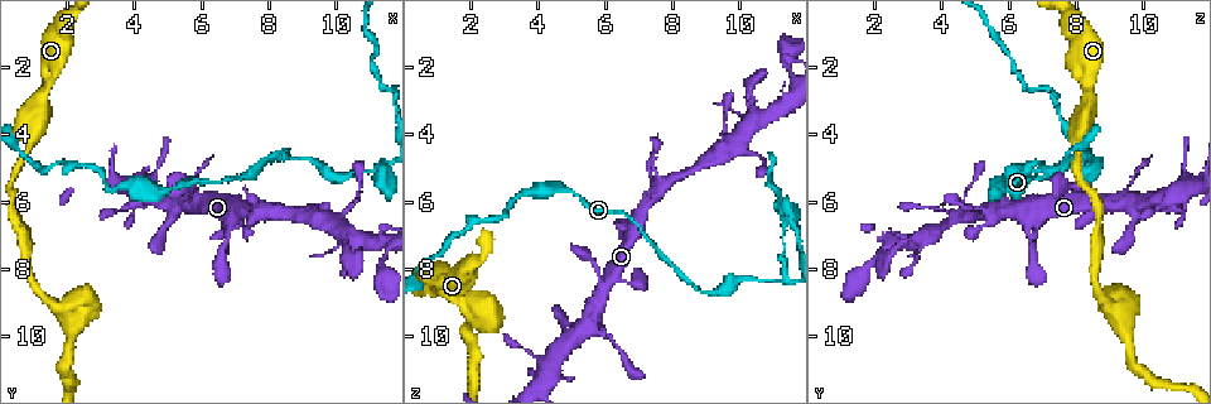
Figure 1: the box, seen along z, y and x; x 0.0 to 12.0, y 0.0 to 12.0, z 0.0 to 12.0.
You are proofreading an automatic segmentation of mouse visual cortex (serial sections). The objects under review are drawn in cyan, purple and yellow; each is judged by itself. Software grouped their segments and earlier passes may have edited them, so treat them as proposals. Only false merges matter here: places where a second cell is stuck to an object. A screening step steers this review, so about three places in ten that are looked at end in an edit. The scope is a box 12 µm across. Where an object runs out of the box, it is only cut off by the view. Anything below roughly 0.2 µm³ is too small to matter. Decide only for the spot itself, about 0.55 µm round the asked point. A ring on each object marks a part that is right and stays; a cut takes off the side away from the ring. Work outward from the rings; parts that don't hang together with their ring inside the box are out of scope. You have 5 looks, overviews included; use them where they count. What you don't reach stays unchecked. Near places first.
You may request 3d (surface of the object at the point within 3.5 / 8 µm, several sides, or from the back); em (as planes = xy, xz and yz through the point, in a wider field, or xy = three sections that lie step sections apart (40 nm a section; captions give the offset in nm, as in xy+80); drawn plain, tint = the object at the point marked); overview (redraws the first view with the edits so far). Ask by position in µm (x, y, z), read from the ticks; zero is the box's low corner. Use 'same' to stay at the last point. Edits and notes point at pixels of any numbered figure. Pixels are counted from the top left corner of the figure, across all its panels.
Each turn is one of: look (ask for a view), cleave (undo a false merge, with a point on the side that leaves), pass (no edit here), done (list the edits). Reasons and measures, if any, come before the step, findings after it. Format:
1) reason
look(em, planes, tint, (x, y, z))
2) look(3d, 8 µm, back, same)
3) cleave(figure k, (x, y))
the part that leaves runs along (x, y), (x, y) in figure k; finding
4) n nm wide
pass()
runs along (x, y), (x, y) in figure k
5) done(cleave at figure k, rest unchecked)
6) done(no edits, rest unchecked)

abrupt turn
look(3d, 3.5 µm, (1.9, 9.2, 9.2))

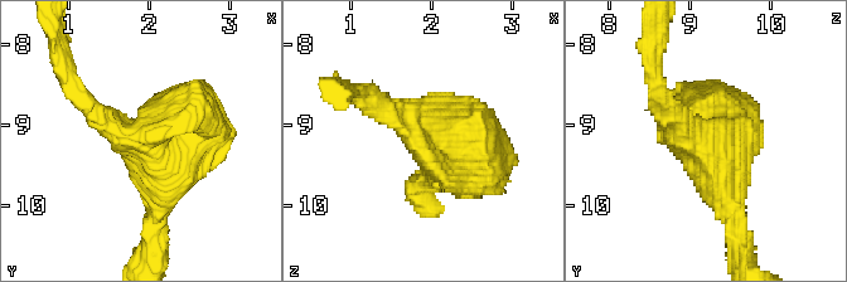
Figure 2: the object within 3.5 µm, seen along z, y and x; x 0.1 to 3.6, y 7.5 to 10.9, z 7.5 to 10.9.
look(em, xy, step 3, tint, (1.90, 9.20, 9.10))

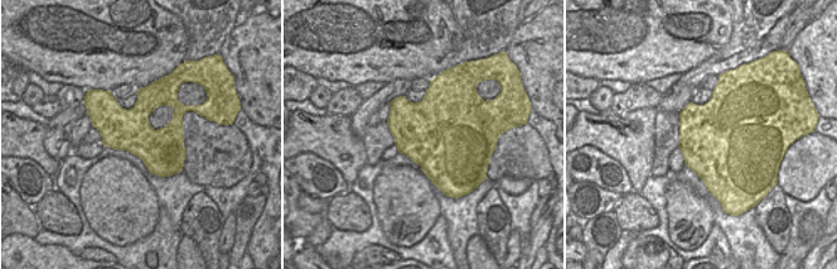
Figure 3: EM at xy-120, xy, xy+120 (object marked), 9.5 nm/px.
pass()
runs along (672, 117), (710, 151), (739, 237) in figure 2; continuous, no second cell

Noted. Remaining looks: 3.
sharp bend
look(3d, 3.5 µm, (3.2, 5.6, 6.0))

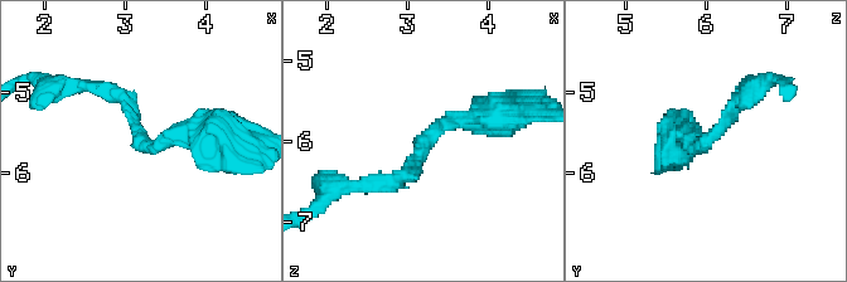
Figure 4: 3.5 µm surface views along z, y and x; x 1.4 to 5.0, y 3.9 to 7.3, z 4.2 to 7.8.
arms of 150, 450 nm; now the EM
look(em, xy, step 2, tint, (3.25, 5.65, 6.00))

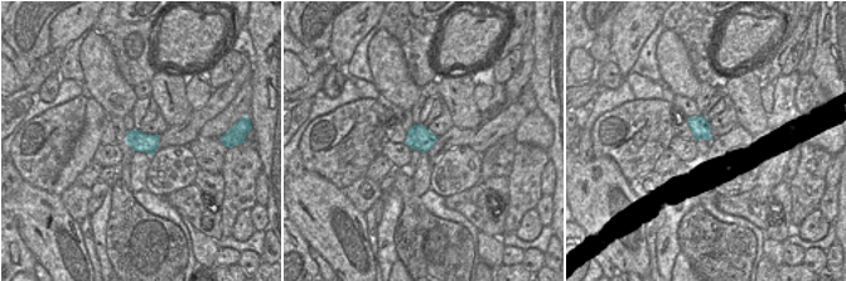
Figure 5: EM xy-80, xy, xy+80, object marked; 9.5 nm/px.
another direction
look(em, planes, tint, same)

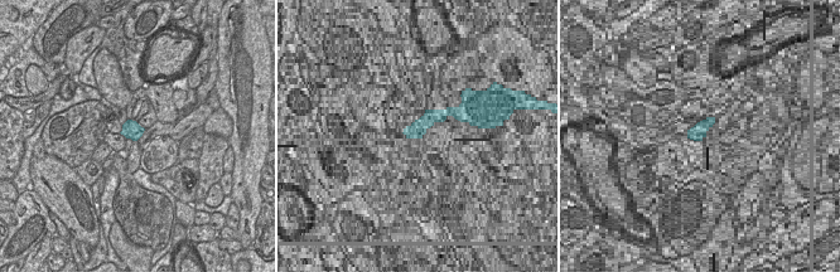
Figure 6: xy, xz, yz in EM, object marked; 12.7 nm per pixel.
pass()
runs along (508, 113), (445, 122), (387, 181) in figure 4; one cell here

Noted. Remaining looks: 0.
done(no edits, rest unchecked)

